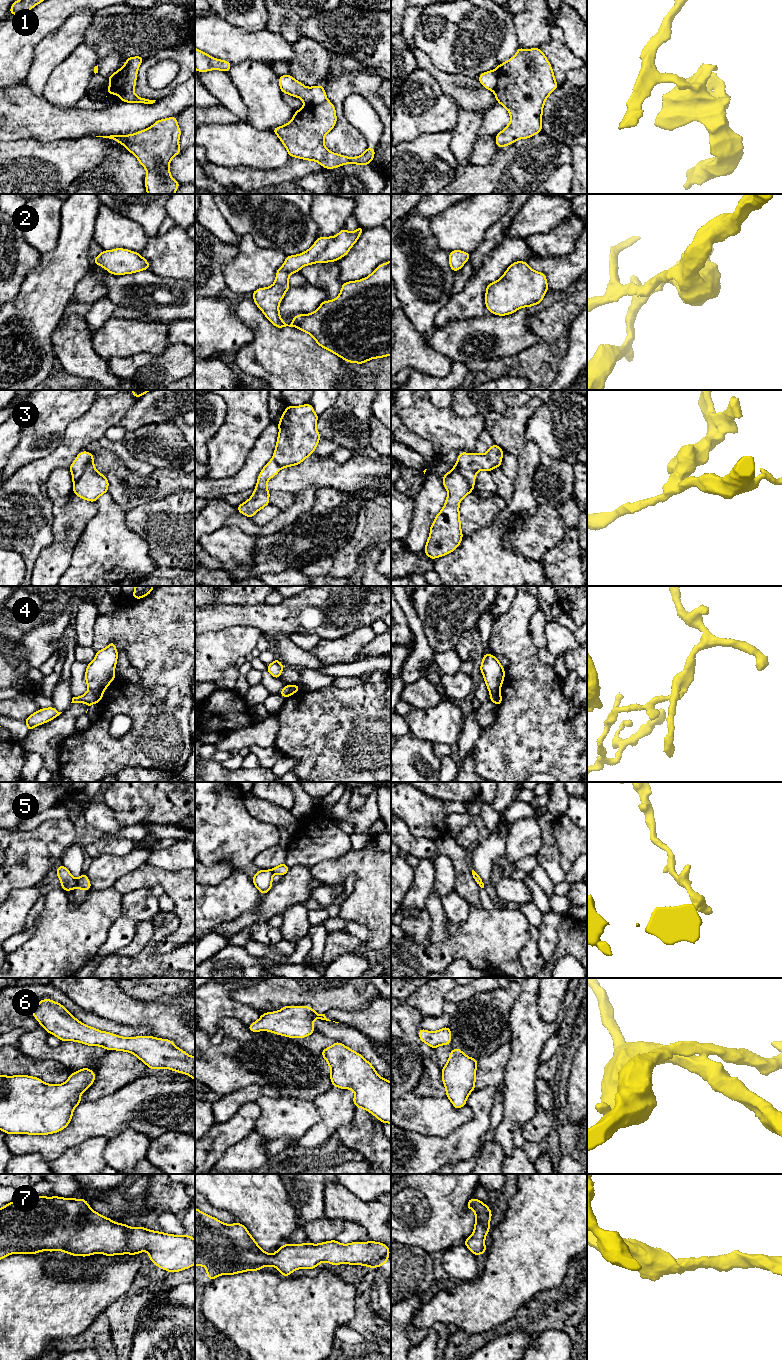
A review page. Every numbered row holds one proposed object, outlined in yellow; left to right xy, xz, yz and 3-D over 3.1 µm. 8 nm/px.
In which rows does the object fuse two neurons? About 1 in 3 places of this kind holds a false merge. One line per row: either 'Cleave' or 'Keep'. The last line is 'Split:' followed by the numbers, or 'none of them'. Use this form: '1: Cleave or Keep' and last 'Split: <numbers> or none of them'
1: Cleave
2: Keep
3: Cleave
4: Cleave
5: Cleave
6: Keep
7: Keep
Split: 1, 3, 4, 5

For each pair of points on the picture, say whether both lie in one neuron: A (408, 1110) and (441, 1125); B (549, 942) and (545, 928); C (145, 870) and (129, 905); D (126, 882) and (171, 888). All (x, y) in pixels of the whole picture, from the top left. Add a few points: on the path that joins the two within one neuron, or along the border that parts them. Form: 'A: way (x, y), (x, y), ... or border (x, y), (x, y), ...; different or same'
A: way (416, 1114), (433, 1117); same
B: way (548, 939), (548, 931); same
C: border (149, 888), (133, 889), (123, 895); different
D: way (137, 879), (160, 879); same

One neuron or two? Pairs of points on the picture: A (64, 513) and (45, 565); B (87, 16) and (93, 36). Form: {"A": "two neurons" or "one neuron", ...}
{"A": "one neuron", "B": "two neurons"}

